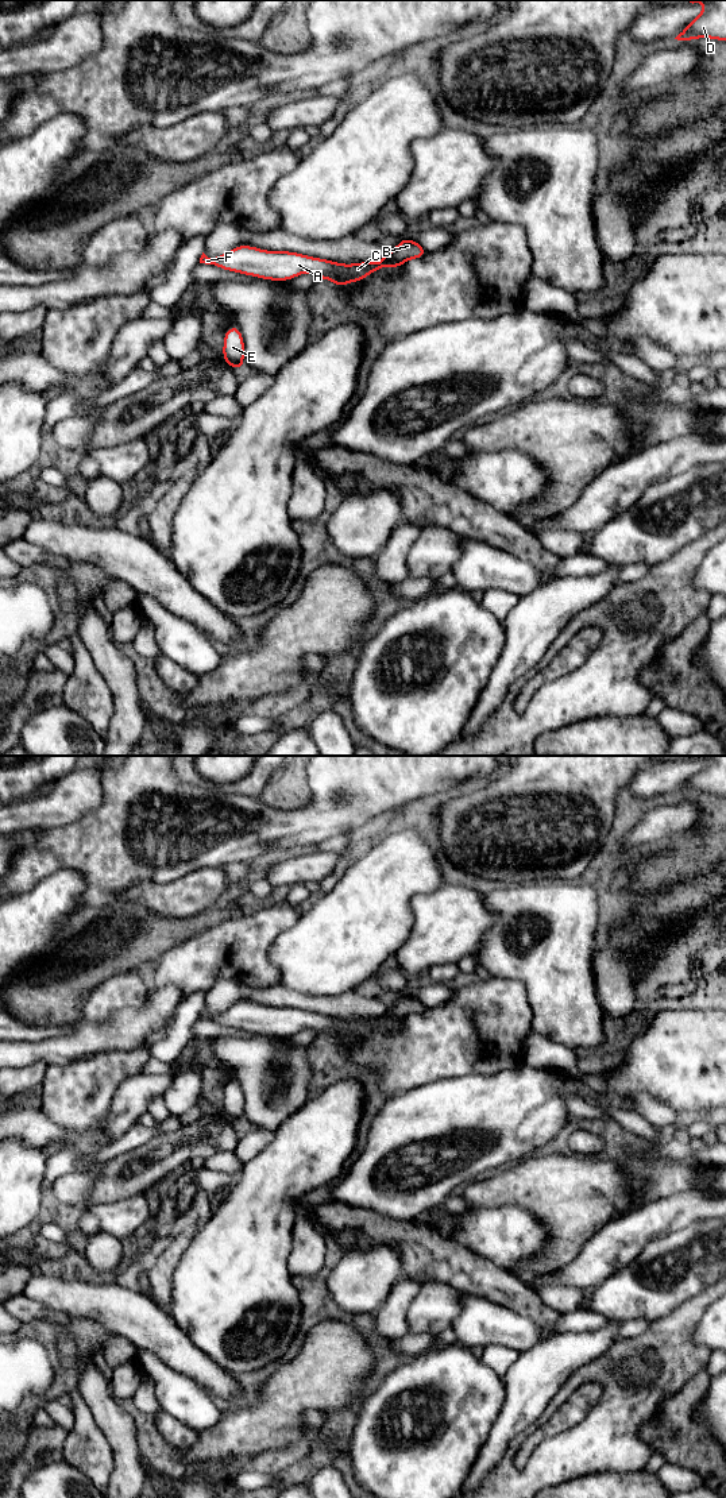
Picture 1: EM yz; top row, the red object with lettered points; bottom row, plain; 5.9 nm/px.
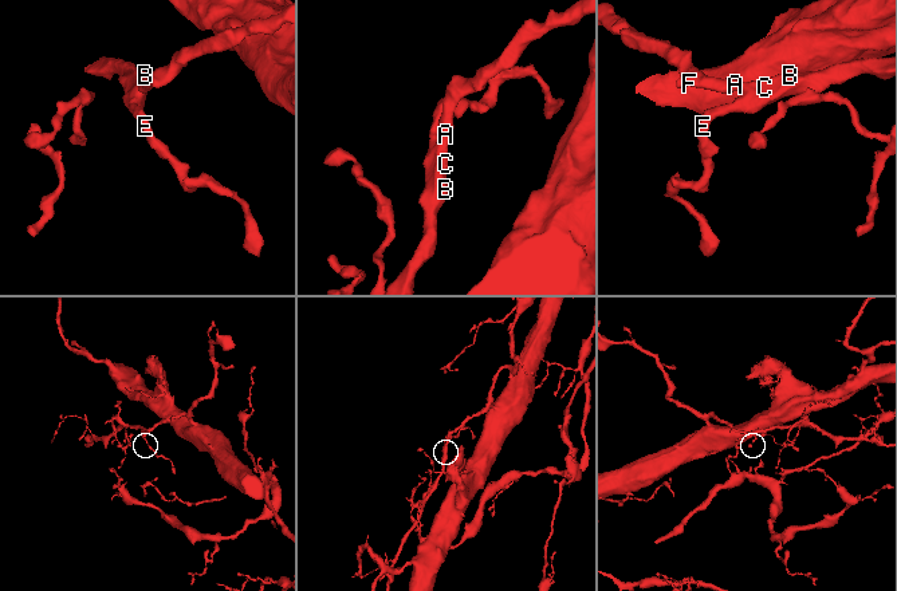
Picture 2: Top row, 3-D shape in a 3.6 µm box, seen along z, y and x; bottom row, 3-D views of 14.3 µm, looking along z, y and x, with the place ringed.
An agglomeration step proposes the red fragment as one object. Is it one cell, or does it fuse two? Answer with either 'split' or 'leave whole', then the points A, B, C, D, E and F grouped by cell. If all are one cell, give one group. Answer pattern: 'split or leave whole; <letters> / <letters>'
leave whole; A B C D E F

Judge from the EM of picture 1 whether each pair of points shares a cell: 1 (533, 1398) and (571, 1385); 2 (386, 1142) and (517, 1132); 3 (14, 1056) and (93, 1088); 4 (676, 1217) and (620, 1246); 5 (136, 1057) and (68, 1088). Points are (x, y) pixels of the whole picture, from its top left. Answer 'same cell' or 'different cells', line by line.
1: different cells
2: same cell
3: different cells
4: same cell
5: same cell

